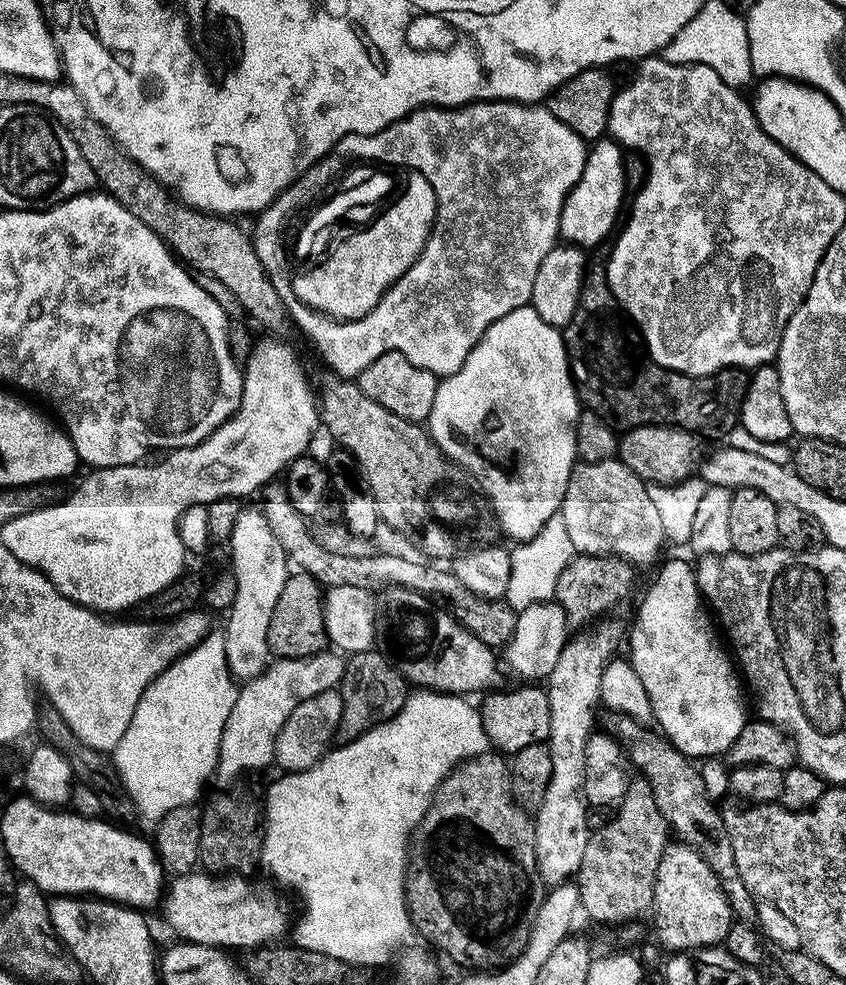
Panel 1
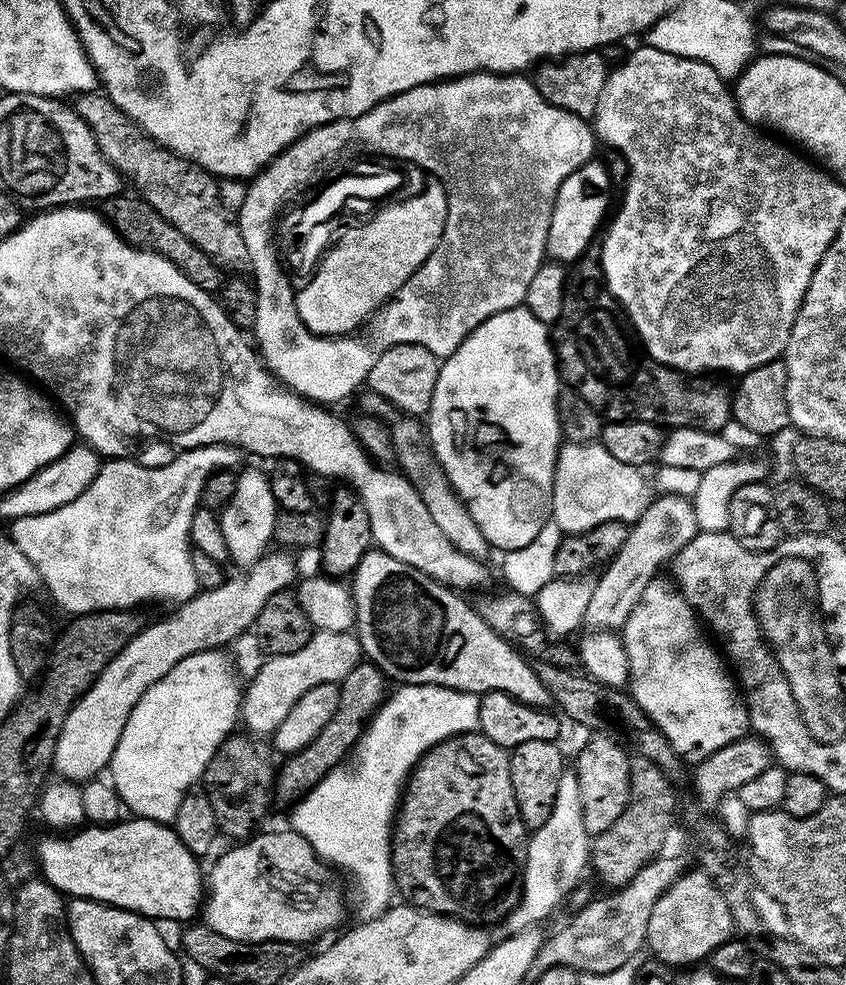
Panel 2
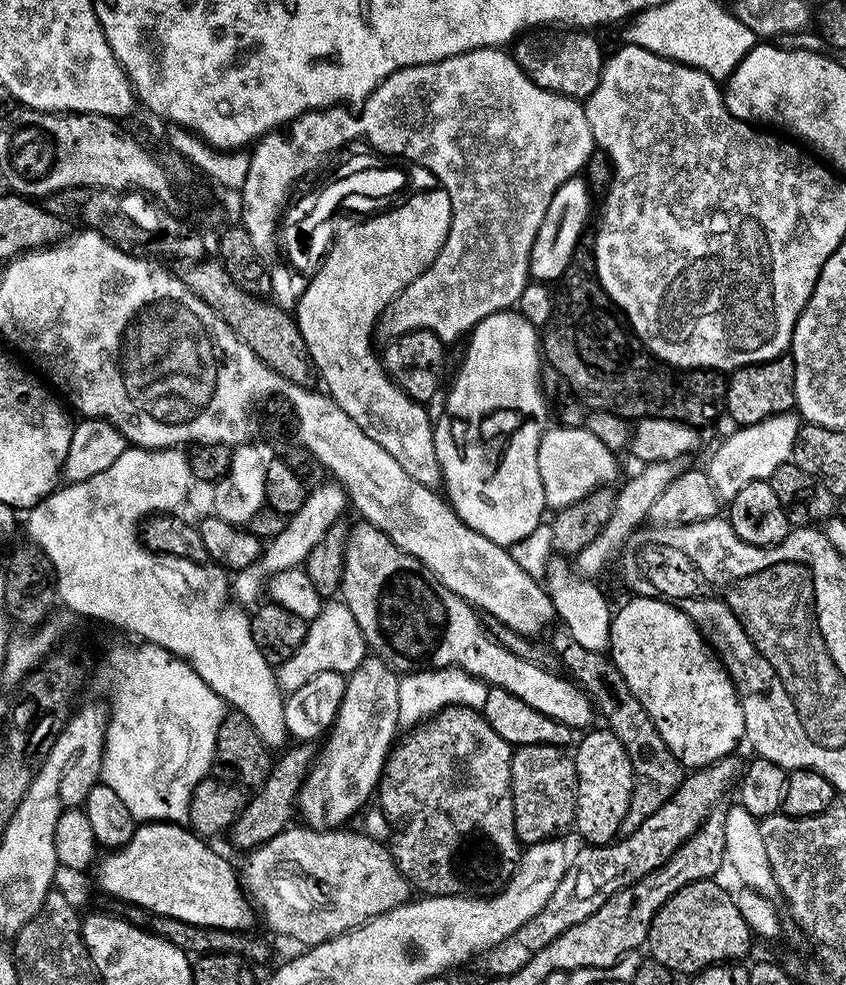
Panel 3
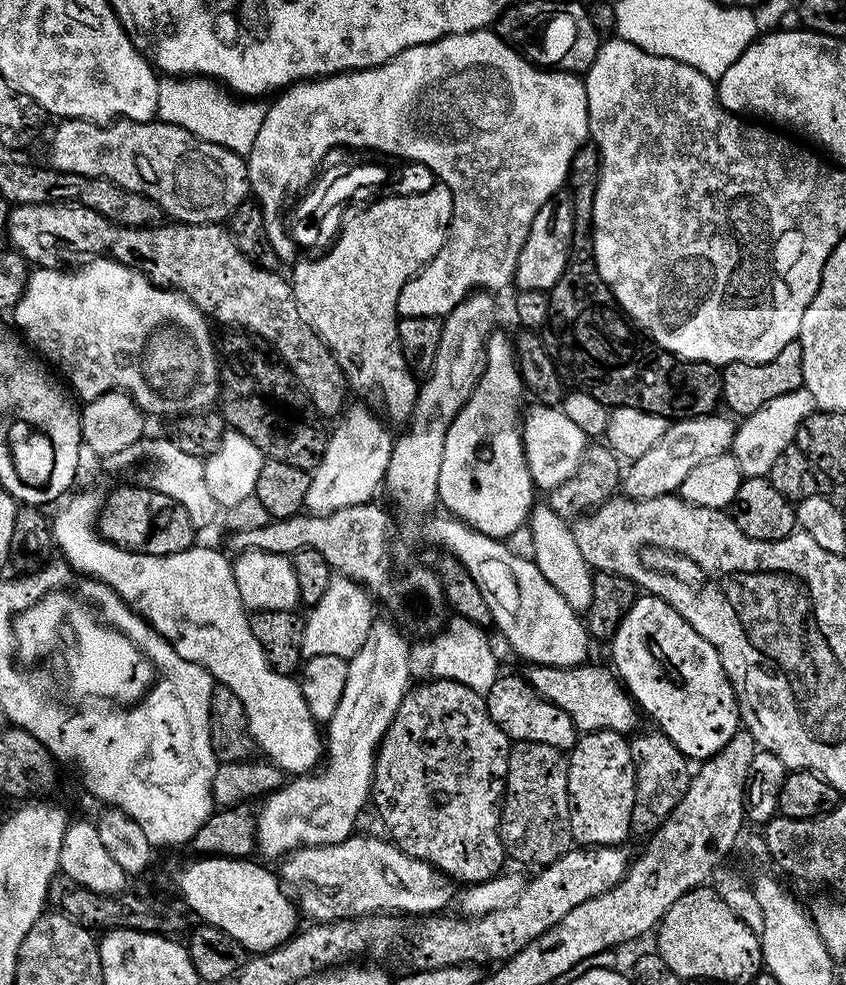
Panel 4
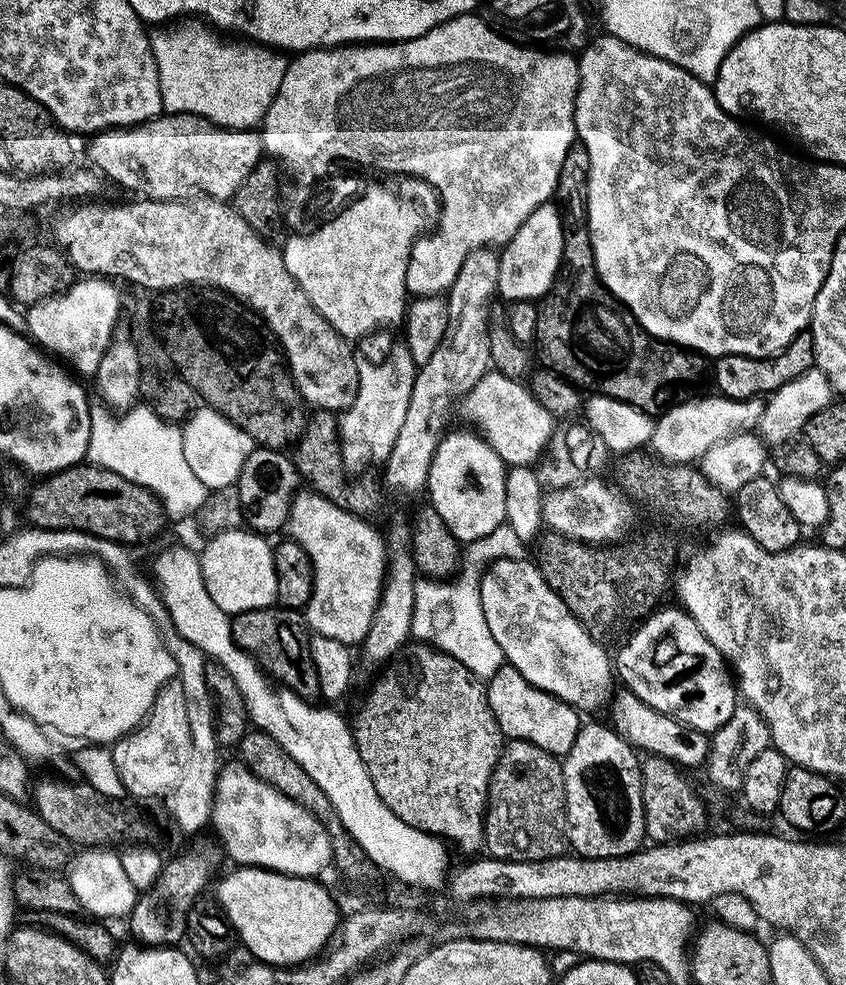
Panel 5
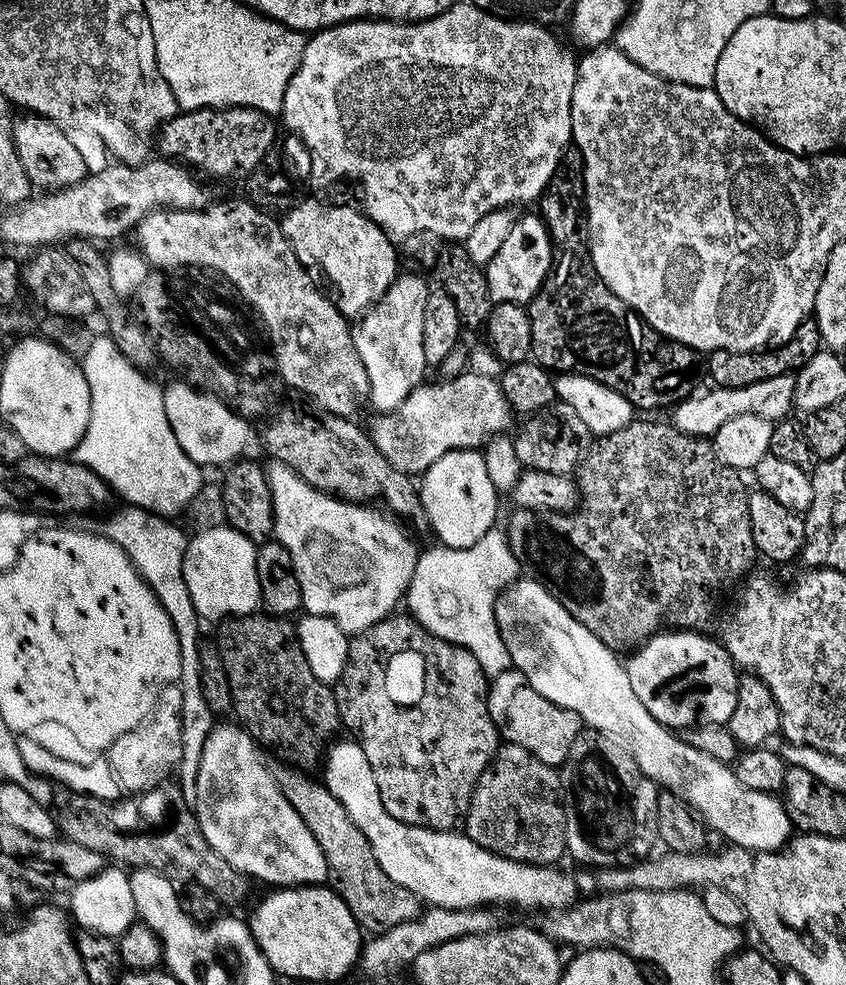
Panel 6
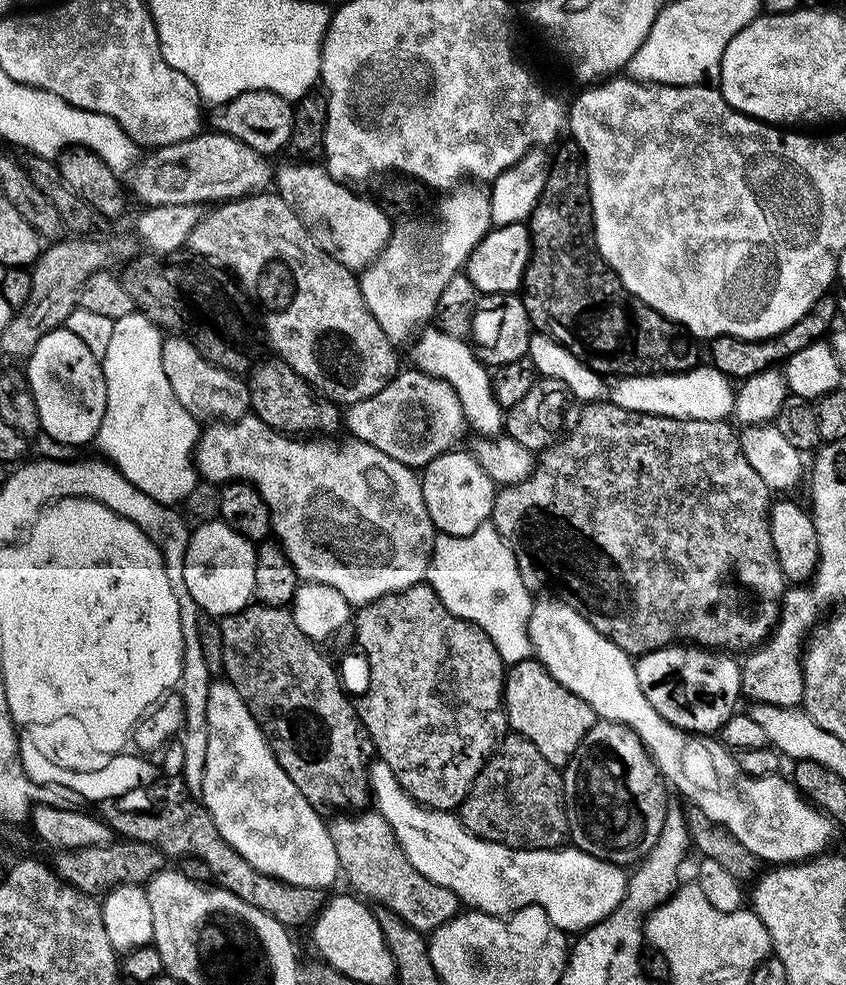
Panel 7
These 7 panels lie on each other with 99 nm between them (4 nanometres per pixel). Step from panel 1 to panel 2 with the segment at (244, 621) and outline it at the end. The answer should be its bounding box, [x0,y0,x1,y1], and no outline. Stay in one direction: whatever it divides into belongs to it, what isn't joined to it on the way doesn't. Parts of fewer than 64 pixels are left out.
[218,468,278,566]

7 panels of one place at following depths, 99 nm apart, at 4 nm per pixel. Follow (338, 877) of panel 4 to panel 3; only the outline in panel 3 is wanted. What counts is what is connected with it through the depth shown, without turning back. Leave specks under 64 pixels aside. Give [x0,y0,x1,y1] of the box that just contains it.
[240,826,411,948]

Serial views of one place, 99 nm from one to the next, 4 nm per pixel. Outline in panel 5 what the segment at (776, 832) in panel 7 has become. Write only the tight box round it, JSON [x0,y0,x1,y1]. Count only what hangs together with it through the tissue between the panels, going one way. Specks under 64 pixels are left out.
[480,559,614,709]

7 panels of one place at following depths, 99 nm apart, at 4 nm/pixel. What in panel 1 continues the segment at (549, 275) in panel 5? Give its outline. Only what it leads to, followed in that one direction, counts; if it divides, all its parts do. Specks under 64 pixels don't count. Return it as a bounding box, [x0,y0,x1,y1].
[560,138,624,250]

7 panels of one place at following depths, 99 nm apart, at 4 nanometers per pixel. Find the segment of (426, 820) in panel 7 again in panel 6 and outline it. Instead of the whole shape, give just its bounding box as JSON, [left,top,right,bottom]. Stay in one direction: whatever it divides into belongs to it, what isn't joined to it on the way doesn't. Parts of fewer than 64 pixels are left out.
[324,743,577,910]

